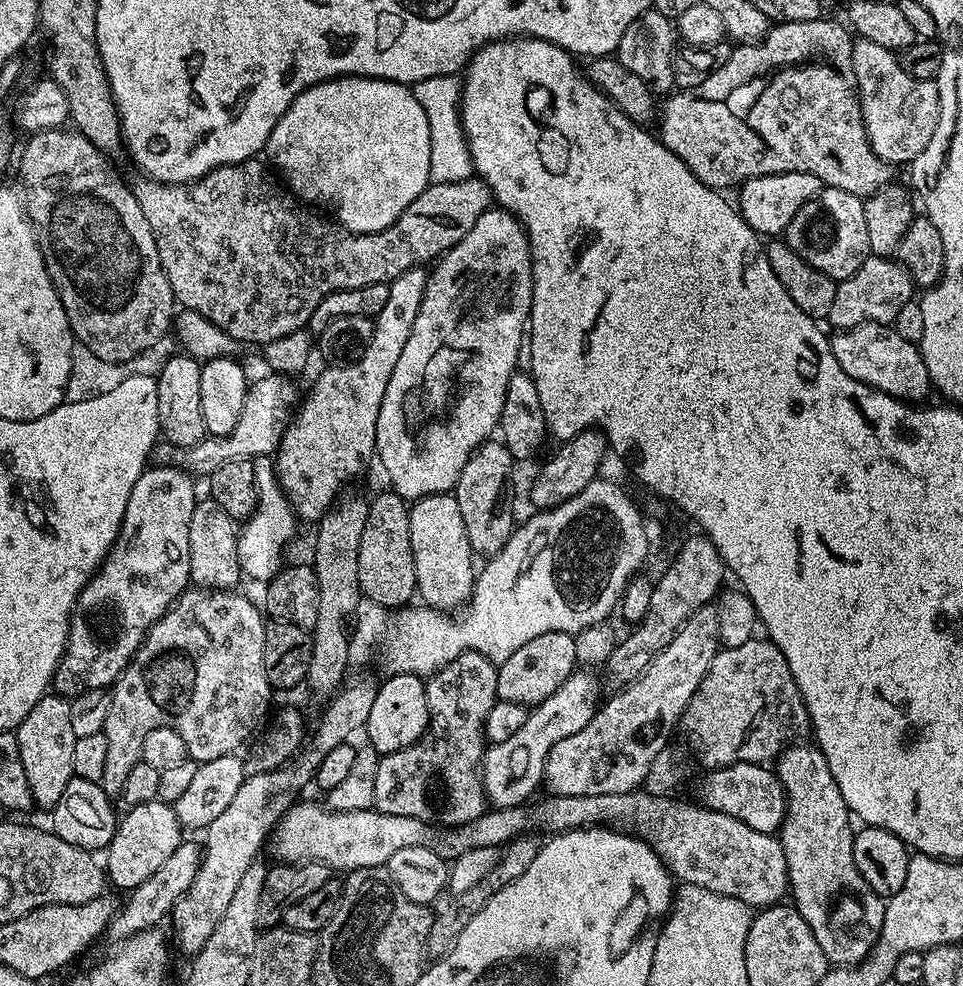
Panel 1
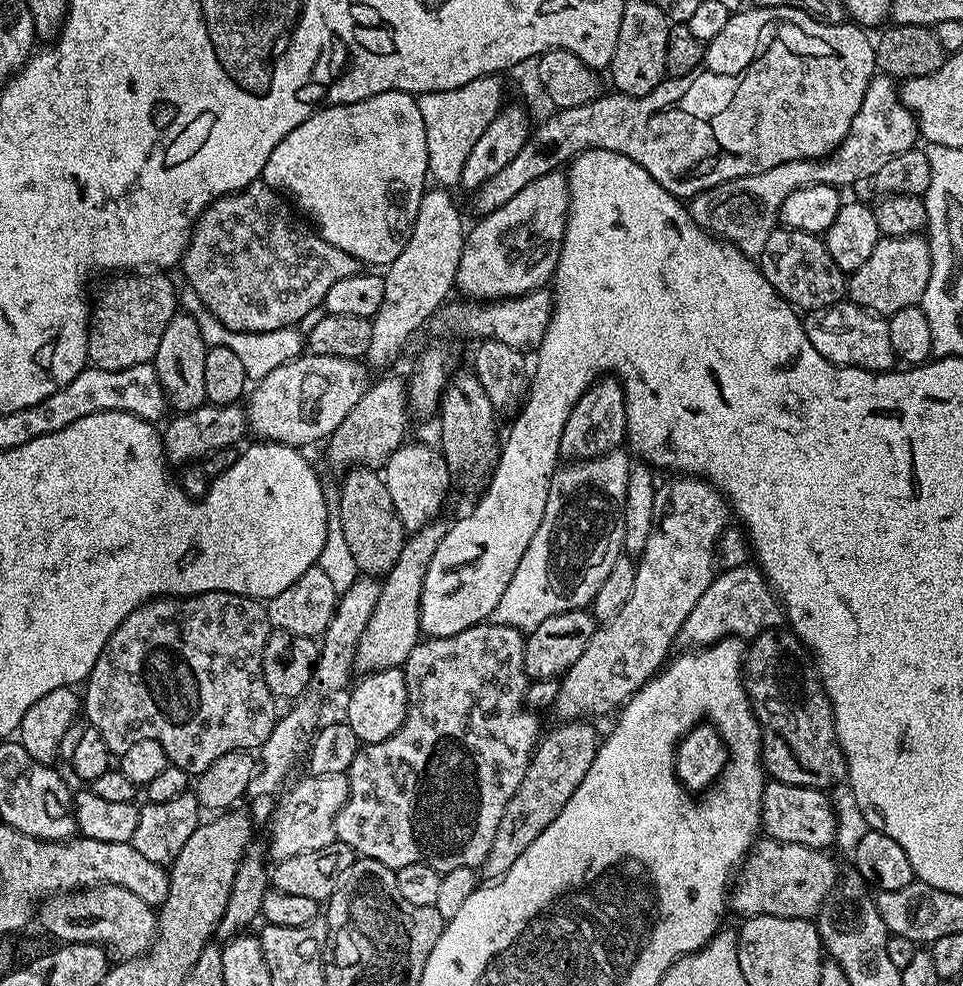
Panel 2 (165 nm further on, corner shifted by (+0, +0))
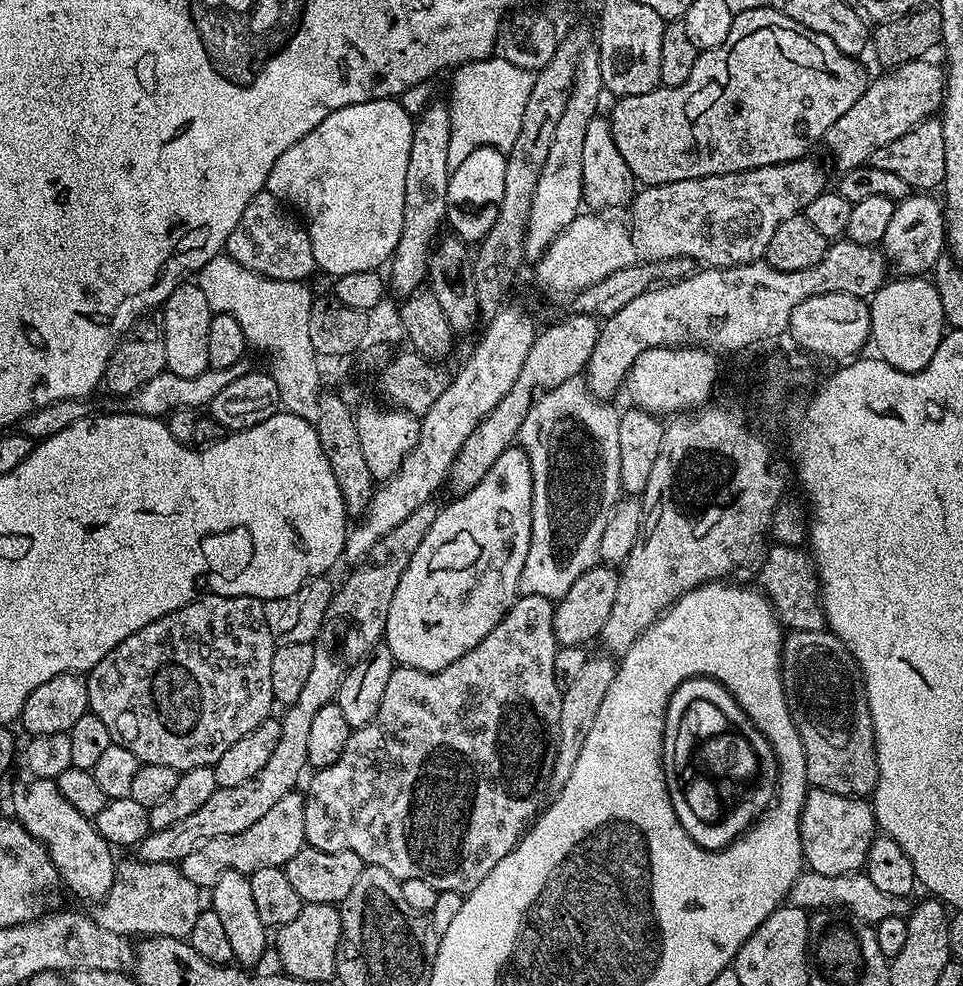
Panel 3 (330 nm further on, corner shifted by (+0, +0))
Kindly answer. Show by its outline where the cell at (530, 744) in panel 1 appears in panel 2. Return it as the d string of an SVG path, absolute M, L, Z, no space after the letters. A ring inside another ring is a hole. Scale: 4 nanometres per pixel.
M680 474L668 479L672 480L665 484L663 481L656 490L650 538L646 538L646 546L638 557L634 590L630 590L626 606L622 606L614 618L603 621L597 627L590 642L586 642L586 650L582 650L582 658L578 658L578 662L574 662L574 666L570 666L570 670L560 680L554 712L560 715L561 721L596 718L592 716L600 716L603 712L615 713L627 704L629 698L664 667L672 643L677 643L682 622L686 622L690 610L694 610L694 602L706 594L706 586L710 586L717 571L716 539L730 524L730 505L724 493L699 476Z

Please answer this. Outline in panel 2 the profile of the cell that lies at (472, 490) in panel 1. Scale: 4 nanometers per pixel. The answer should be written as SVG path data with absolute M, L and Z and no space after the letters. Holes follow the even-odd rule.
M457 371L449 379L448 385L440 394L440 441L438 447L444 456L451 479L464 488L479 493L492 477L496 469L498 436L496 440L496 416L498 409L486 398L482 382L478 382L475 371Z

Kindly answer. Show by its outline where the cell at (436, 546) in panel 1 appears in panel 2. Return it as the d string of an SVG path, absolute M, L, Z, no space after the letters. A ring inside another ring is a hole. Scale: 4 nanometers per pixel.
M405 442L396 448L388 461L382 465L382 475L405 533L422 530L441 515L444 499L448 496L450 473L439 447L432 445L431 448L428 444Z

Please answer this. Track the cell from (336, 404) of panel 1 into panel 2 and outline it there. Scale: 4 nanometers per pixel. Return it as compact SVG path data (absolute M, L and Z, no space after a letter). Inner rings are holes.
M444 186L427 189L418 206L418 218L402 254L387 265L383 273L386 294L382 294L382 306L378 306L372 320L370 350L366 357L373 369L384 368L400 356L408 339L427 325L432 317L444 307L448 296L456 288L458 262L462 258L466 224L460 221L456 200Z

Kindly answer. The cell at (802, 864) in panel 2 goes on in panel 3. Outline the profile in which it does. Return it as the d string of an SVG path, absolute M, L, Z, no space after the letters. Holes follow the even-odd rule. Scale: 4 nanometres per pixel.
M811 870L801 871L800 876L794 882L794 886L788 891L788 900L791 907L805 910L847 910L867 924L875 926L882 922L882 918L894 918L895 916L907 917L910 912L909 897L885 894L878 890L874 882L863 872L851 872L850 874L818 874Z

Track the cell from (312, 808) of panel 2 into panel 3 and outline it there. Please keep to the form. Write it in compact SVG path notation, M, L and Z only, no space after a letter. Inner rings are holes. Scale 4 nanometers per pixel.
M299 791L286 794L266 813L254 826L242 830L242 834L226 834L222 838L210 838L198 846L198 850L190 850L186 858L179 861L178 867L194 886L201 890L210 890L222 878L229 868L245 874L251 874L263 868L278 868L284 865L298 850L306 846L306 814L304 813L305 797Z

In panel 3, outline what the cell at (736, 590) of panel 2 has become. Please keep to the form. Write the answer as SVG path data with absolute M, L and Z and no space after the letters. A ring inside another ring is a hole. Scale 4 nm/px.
M773 543L764 565L760 568L759 591L772 602L781 625L793 632L802 630L825 631L824 601L820 595L820 578L811 555L803 547L795 548L785 544Z

